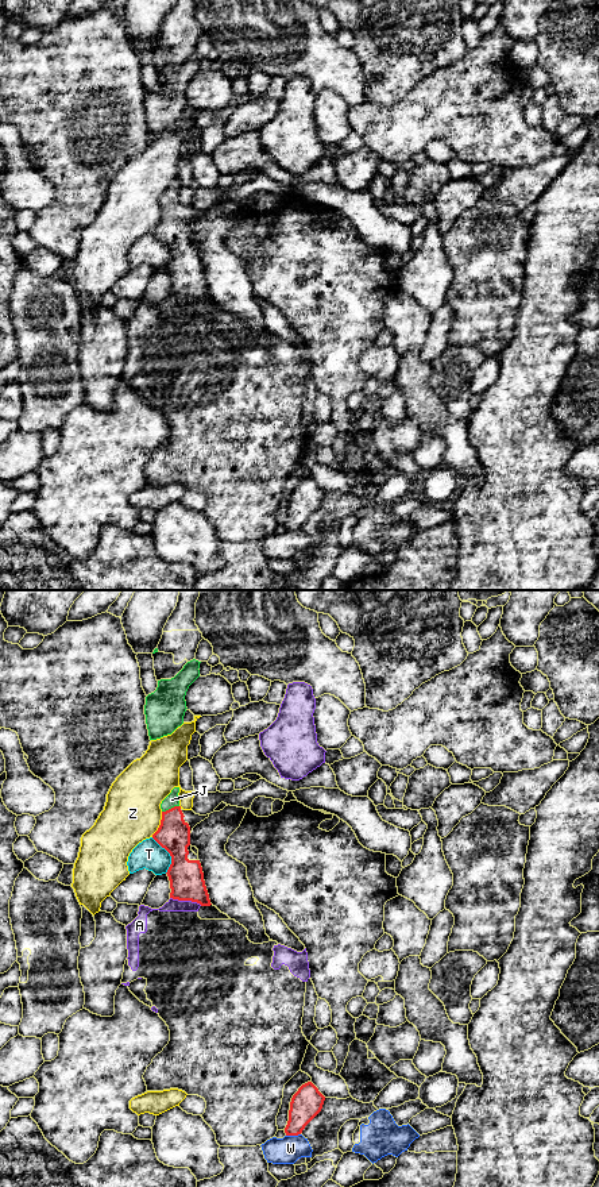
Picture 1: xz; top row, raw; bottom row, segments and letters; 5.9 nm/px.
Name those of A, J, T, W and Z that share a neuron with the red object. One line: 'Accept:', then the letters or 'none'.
Accept: J

